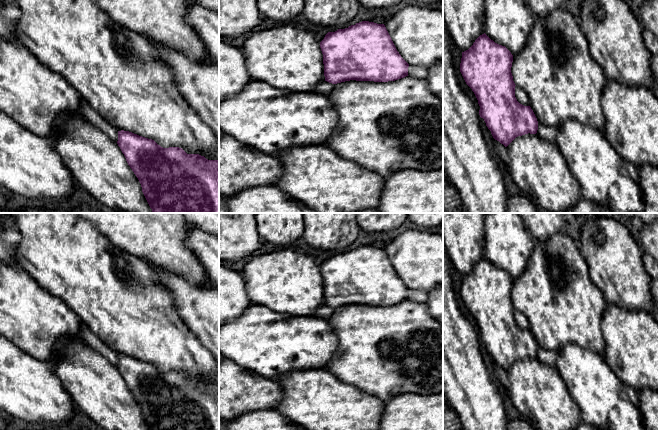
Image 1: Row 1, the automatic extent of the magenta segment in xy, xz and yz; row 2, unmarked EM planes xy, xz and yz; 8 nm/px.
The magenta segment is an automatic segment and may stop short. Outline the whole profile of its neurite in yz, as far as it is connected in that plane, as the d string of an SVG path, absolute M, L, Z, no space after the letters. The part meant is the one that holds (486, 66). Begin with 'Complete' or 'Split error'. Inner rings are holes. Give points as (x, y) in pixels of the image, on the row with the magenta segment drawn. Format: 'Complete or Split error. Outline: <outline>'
Complete. Outline: M484 33L468 50L462 52L460 63L460 72L478 100L480 117L484 119L493 138L505 147L516 137L528 133L536 134L538 130L538 121L531 107L520 104L515 97L512 62L511 52Z

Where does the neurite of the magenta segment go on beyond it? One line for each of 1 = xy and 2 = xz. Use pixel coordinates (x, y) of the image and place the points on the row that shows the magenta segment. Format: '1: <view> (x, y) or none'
1: none
2: none

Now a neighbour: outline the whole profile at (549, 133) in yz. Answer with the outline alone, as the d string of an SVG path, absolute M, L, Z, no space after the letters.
M539 124L537 134L551 143L556 143L557 128L555 127Z

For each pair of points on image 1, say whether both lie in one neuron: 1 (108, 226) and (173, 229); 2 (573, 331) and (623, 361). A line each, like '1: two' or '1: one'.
1: one
2: two

